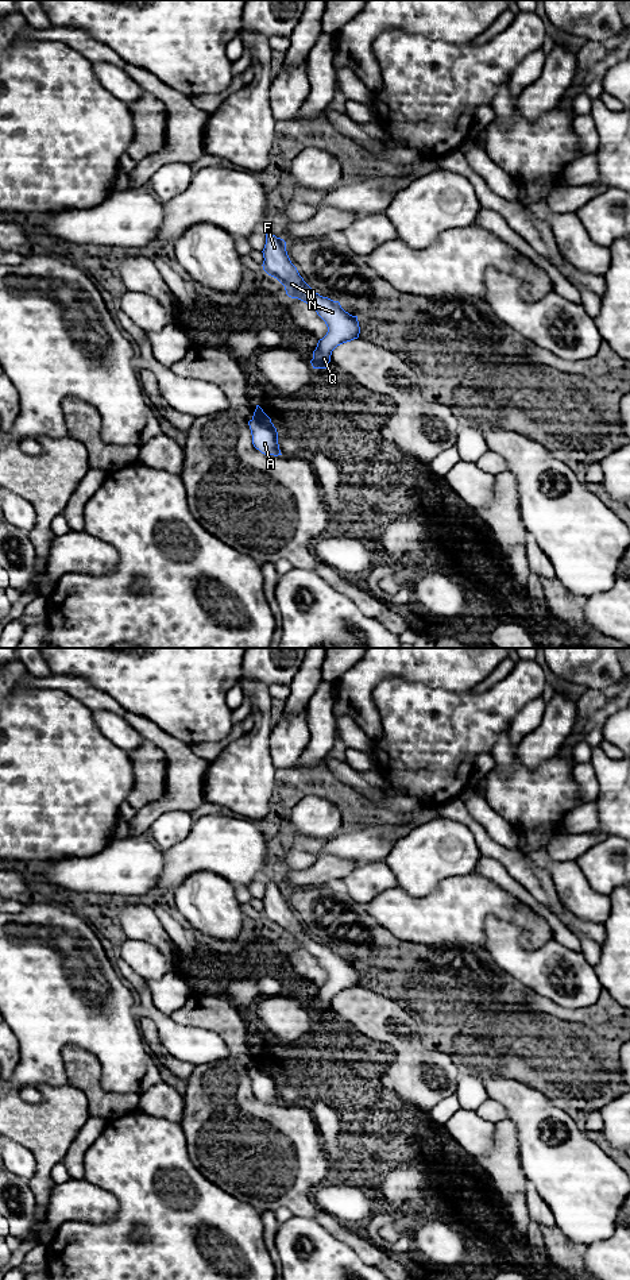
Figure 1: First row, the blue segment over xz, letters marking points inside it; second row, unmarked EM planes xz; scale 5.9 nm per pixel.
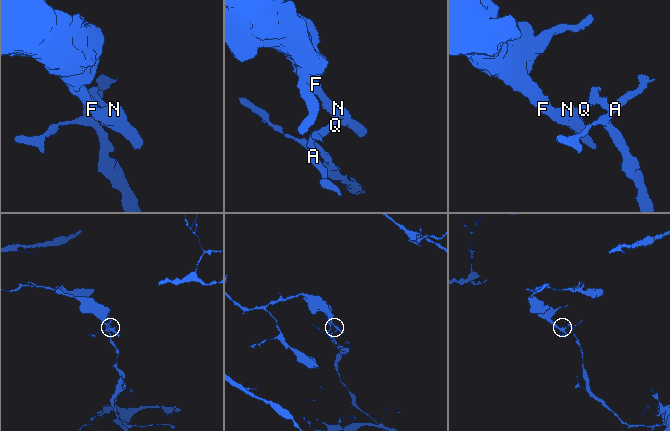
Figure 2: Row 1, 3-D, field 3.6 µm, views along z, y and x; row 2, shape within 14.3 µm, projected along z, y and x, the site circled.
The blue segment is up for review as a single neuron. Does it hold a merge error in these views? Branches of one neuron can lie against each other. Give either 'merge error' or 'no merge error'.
merge error

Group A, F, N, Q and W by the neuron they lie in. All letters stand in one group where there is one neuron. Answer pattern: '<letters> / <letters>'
A / F N Q W

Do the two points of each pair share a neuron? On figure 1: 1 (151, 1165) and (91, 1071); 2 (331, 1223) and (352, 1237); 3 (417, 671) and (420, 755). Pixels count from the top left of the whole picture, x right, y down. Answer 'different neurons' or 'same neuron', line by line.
1: different neurons
2: same neuron
3: different neurons

